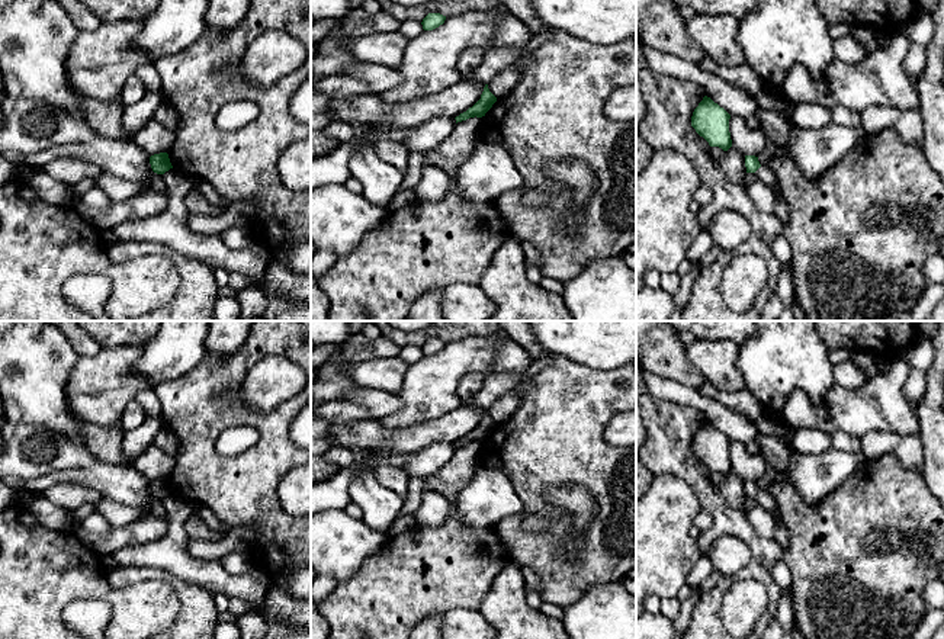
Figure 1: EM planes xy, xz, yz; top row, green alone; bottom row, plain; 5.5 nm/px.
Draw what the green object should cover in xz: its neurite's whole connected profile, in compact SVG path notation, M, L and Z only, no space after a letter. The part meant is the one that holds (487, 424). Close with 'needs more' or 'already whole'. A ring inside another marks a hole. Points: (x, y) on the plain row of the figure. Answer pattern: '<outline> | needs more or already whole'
M485 410L484 417L481 420L481 424L469 433L466 437L456 441L456 449L466 446L469 443L482 443L485 439L492 433L492 430L497 427L497 423L489 417L488 410Z | already whole

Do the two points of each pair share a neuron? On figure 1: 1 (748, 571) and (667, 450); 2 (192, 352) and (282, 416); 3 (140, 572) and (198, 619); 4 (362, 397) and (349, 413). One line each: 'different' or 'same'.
1: different
2: different
3: same
4: different

